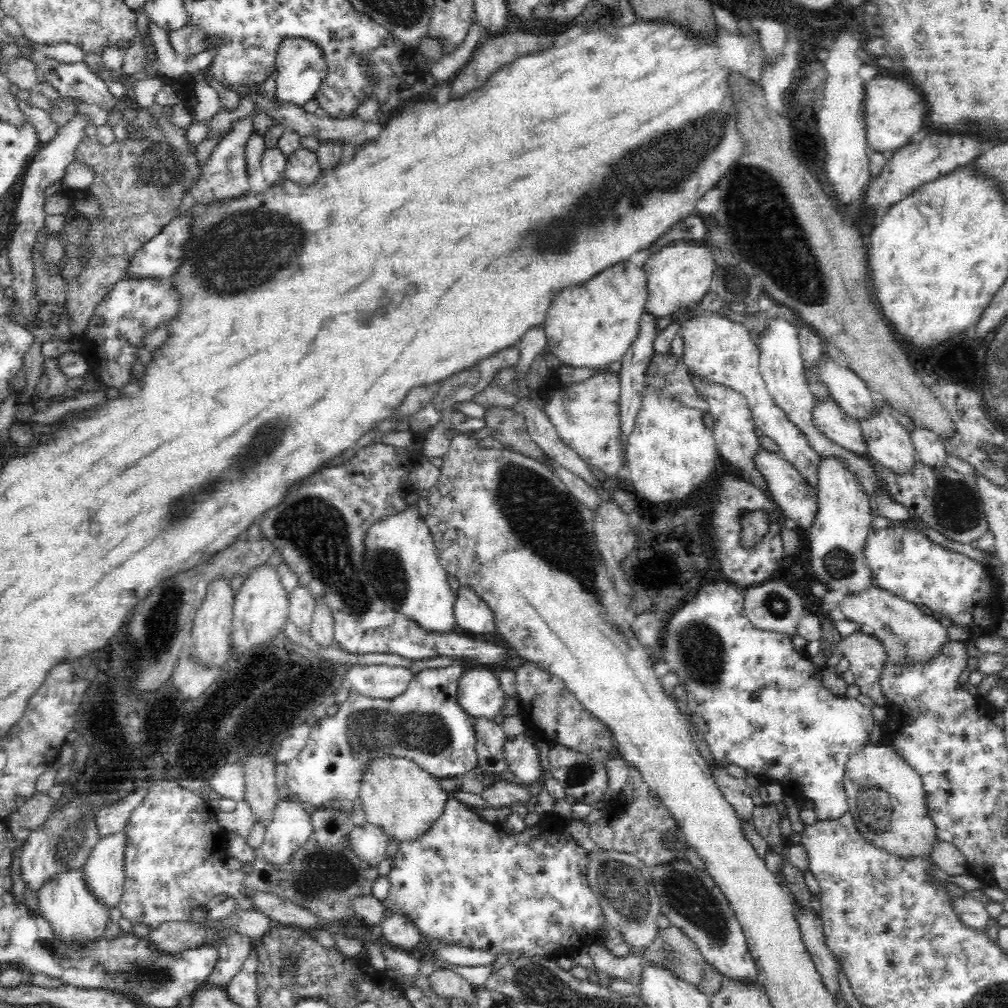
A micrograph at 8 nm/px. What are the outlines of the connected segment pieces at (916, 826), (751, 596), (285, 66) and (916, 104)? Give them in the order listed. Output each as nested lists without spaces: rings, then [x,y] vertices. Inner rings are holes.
[[[884,743],[868,744],[852,754],[846,764],[843,786],[848,813],[859,834],[872,845],[904,858],[932,854],[938,838],[927,811],[921,777],[894,750]]]
[[[770,578],[760,584],[744,588],[744,614],[758,629],[780,631],[794,636],[797,634],[799,620],[808,613],[798,589],[785,578]]]
[[[284,38],[278,44],[275,68],[278,77],[274,99],[280,104],[290,103],[302,107],[314,98],[318,86],[328,77],[329,66],[323,50],[315,42],[307,38]]]
[[[882,70],[870,74],[864,86],[864,123],[866,123],[866,144],[868,148],[882,153],[896,151],[921,136],[920,128],[926,120],[926,106],[922,96],[906,82],[894,78],[876,78]]]

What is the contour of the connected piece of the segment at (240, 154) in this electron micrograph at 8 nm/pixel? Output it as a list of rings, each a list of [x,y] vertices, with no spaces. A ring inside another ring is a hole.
[[[255,110],[253,114],[242,116],[238,120],[232,122],[230,130],[222,135],[222,138],[213,147],[213,151],[207,159],[208,164],[204,166],[202,178],[198,182],[198,188],[201,195],[196,199],[195,203],[208,207],[216,203],[231,201],[241,197],[244,194],[250,193],[248,186],[248,173],[246,168],[245,146],[250,136],[252,136],[253,126],[252,120],[255,116],[259,118],[265,117],[263,110]]]

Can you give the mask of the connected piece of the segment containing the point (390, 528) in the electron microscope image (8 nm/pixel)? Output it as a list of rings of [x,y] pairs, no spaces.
[[[416,506],[401,513],[388,514],[369,528],[363,540],[364,564],[369,582],[388,608],[400,611],[417,622],[426,633],[454,633],[453,609],[456,596],[448,584],[448,573],[440,565],[426,522],[420,520]]]

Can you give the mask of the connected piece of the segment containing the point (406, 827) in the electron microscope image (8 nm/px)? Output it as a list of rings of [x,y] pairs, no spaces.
[[[386,758],[376,759],[364,771],[362,782],[360,782],[360,801],[362,809],[366,814],[368,824],[379,827],[390,841],[397,844],[404,842],[416,842],[424,838],[424,834],[432,828],[433,822],[444,814],[444,808],[447,803],[446,792],[442,790],[439,782],[430,774],[421,770],[416,763],[403,758]]]

